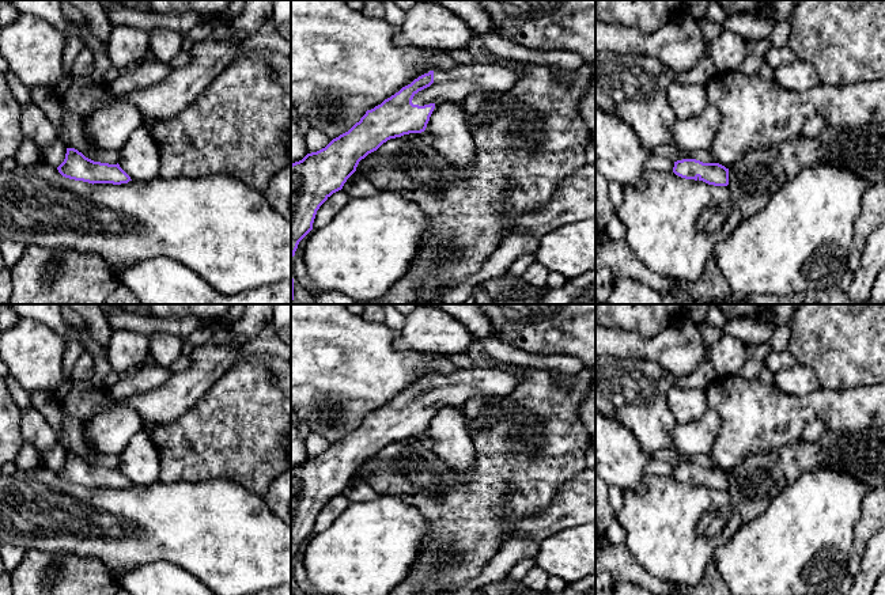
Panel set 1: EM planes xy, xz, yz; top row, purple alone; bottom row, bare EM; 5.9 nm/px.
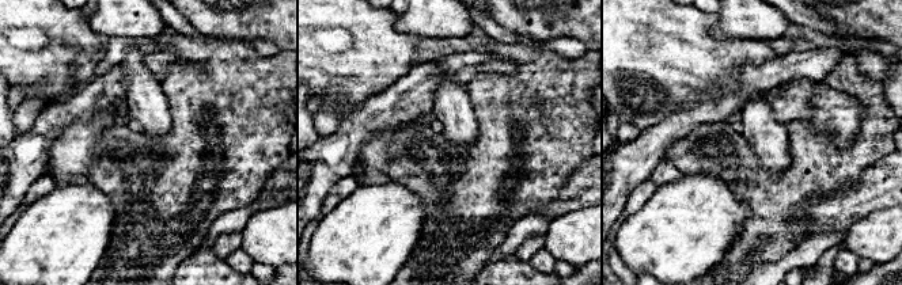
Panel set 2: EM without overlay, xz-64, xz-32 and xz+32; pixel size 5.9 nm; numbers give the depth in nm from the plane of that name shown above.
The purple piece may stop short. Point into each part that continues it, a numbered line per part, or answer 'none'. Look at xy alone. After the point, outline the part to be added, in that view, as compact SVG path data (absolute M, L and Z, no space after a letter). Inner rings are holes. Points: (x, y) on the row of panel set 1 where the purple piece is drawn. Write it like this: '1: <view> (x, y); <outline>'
none

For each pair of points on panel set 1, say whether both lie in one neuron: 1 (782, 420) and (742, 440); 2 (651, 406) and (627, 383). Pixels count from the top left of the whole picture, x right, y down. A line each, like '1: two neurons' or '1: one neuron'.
1: one neuron
2: one neuron

